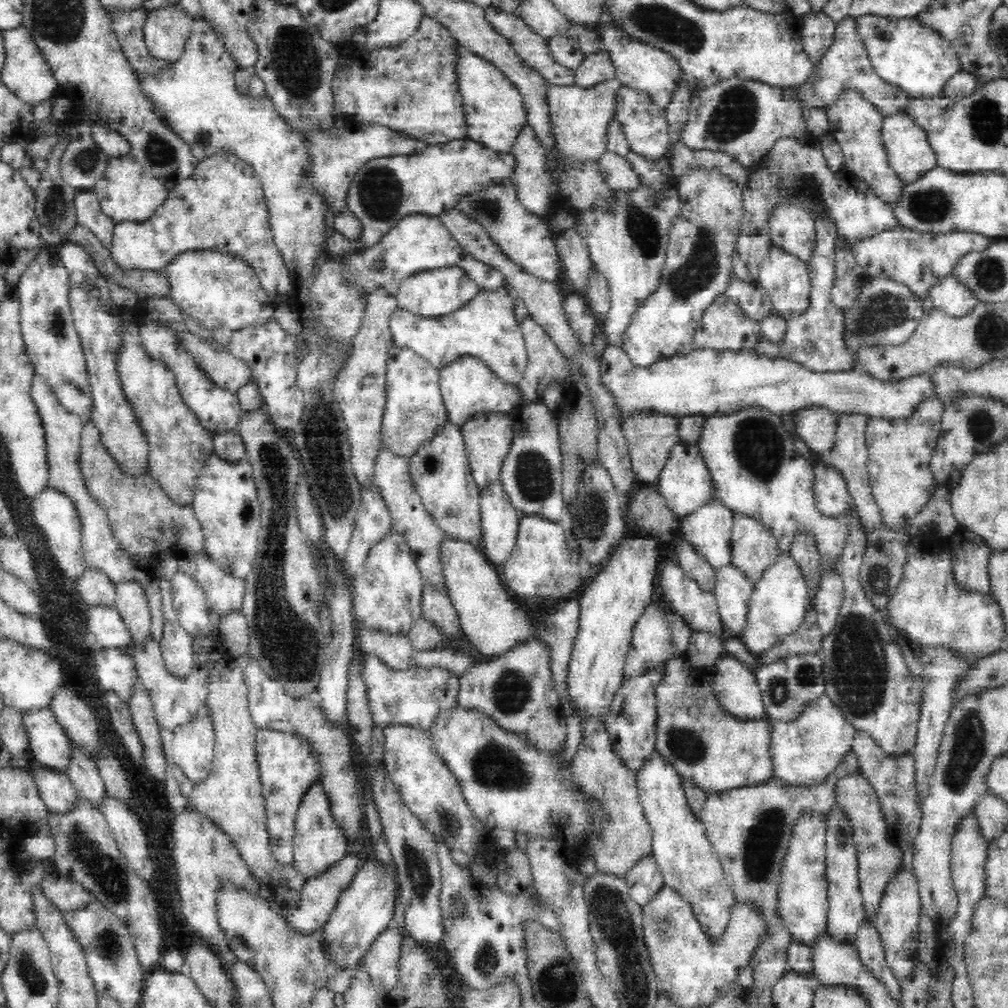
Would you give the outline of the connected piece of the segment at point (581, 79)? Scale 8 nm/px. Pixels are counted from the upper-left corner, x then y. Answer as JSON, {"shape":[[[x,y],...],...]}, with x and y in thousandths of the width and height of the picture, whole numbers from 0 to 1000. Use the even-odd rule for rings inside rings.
{"shape":[[[599,50],[583,59],[578,59],[571,67],[568,67],[568,70],[568,83],[575,87],[587,87],[590,83],[610,77],[604,56]]]}

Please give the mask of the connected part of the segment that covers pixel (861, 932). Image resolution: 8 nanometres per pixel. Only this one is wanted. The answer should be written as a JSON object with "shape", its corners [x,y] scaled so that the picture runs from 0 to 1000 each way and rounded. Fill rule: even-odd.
{"shape":[[[854,916],[851,921],[846,939],[848,940],[851,952],[861,963],[863,968],[879,980],[879,986],[888,995],[893,995],[896,988],[894,975],[892,975],[879,958],[875,938],[873,937],[871,926],[867,923],[866,916]]]}

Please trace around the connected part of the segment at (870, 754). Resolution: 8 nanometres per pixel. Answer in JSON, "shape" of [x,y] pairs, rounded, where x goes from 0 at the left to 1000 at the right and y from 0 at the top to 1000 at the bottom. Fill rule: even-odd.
{"shape":[[[848,725],[844,745],[853,755],[854,768],[865,781],[869,791],[872,807],[882,822],[886,836],[894,844],[904,844],[907,830],[912,824],[913,808],[907,798],[907,783],[905,783],[906,753],[904,747],[884,749],[868,738],[862,729]]]}

